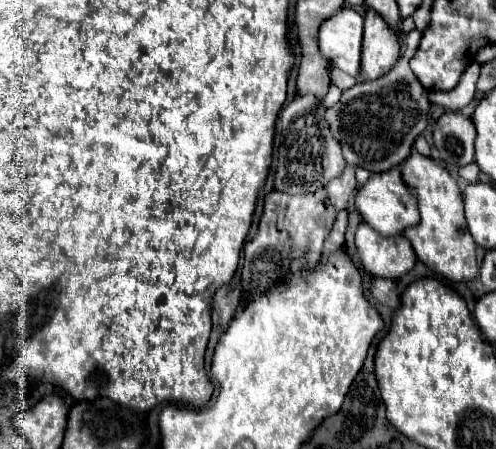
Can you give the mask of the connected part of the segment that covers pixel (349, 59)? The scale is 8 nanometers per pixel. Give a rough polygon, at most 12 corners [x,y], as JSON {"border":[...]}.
{"border":[[346,6],[322,22],[332,68],[358,76],[364,18]]}

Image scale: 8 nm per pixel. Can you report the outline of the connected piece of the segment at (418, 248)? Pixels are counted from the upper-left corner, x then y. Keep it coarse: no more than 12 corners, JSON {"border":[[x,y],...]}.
{"border":[[412,148],[400,166],[420,222],[402,234],[452,282],[478,274],[452,174]]}

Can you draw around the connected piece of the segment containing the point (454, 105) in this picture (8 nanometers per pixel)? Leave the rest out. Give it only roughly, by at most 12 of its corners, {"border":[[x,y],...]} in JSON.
{"border":[[472,62],[458,86],[430,94],[430,102],[464,108],[474,98],[480,64]]}

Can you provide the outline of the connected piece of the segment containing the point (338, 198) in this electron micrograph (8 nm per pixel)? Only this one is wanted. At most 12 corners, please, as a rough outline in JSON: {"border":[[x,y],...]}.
{"border":[[354,168],[328,182],[326,192],[336,214],[346,210],[356,190]]}

